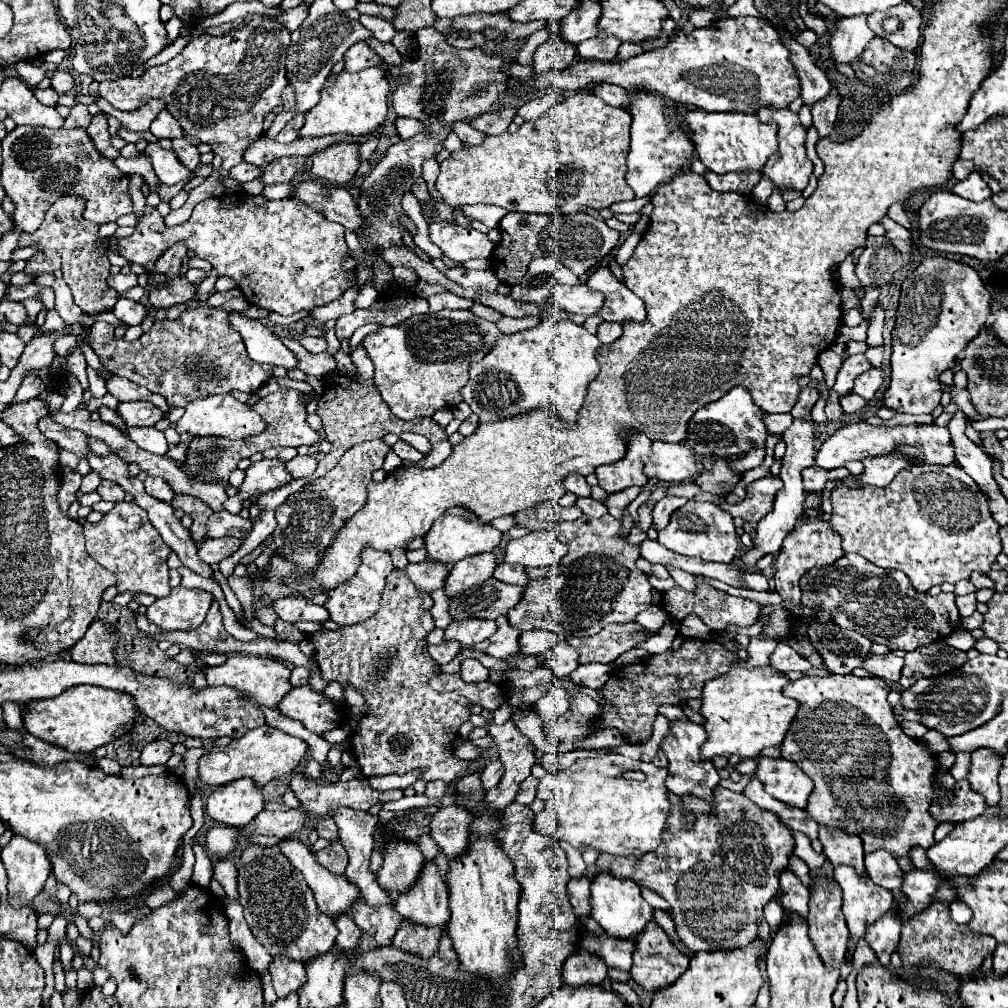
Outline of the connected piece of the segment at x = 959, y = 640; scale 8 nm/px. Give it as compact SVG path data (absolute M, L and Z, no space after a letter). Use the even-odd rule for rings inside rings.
M955 630L951 636L947 636L947 642L949 642L949 646L967 652L967 650L971 650L975 646L977 640L971 636L969 630Z

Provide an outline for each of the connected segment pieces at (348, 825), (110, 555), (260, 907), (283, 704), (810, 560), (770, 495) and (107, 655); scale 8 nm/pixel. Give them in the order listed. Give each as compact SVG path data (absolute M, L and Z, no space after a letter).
M339 808L335 812L331 812L335 824L339 826L339 840L345 846L347 854L349 854L349 864L345 870L345 878L351 880L351 884L357 884L361 892L362 898L371 906L379 906L379 904L393 904L391 896L379 886L375 874L369 870L371 864L371 854L375 848L375 840L373 840L373 832L375 832L375 824L377 818L371 816L369 812L359 812L359 810L351 810L351 808Z
M115 502L113 510L107 512L99 522L86 521L83 534L87 540L87 554L115 574L115 586L119 592L145 592L155 598L169 594L169 566L165 566L169 548L163 544L159 532L155 532L147 512L135 502Z
M247 844L243 848L239 866L239 902L253 936L273 958L287 956L291 960L305 962L331 952L335 946L339 930L335 928L333 918L319 912L303 874L283 852L279 852L279 846L263 848Z
M309 684L297 686L287 692L285 698L279 702L279 710L285 716L303 722L303 726L315 734L335 730L345 720L335 700L327 698L323 692L317 692Z
M809 520L805 524L797 524L795 530L785 536L783 548L779 550L779 554L775 558L777 572L775 572L773 580L775 580L775 590L785 598L783 606L787 610L791 610L793 614L801 616L801 610L797 608L799 602L795 602L795 596L799 596L801 576L805 572L809 572L811 568L835 564L835 560L839 560L843 554L845 552L843 552L843 546L841 546L841 536L831 528L831 524L827 520Z
M765 476L747 486L747 498L741 504L719 504L731 516L741 516L747 522L759 522L767 512L771 512L775 492L781 488L777 476Z
M95 620L81 642L71 650L71 658L79 664L115 664L115 642L119 632L115 626Z

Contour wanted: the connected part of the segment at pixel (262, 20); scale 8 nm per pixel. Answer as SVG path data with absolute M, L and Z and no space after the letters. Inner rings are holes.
M247 14L245 24L229 34L223 36L211 36L211 34L201 34L193 36L191 42L185 46L185 50L169 60L163 66L153 66L145 70L143 76L139 78L117 78L117 80L107 80L99 84L99 94L111 102L117 110L123 112L133 112L153 100L165 100L165 110L169 110L183 126L185 136L197 138L213 148L217 156L223 158L221 166L211 172L211 176L205 178L197 188L189 192L187 202L179 210L171 210L165 216L167 226L175 226L185 222L191 216L193 206L207 198L215 198L219 194L225 194L227 188L221 184L221 178L227 178L227 170L231 170L235 164L243 160L243 150L251 140L263 134L263 118L275 108L283 104L283 90L289 86L287 84L287 48L291 44L291 30L275 20L273 16L267 14Z

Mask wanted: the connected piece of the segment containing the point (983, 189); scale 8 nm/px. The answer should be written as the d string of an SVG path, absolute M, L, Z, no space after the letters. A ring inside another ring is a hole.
M971 172L965 180L955 182L953 184L953 192L957 196L967 198L967 200L973 200L973 202L981 202L981 200L991 198L991 190L989 190L987 182L981 178L979 172Z

